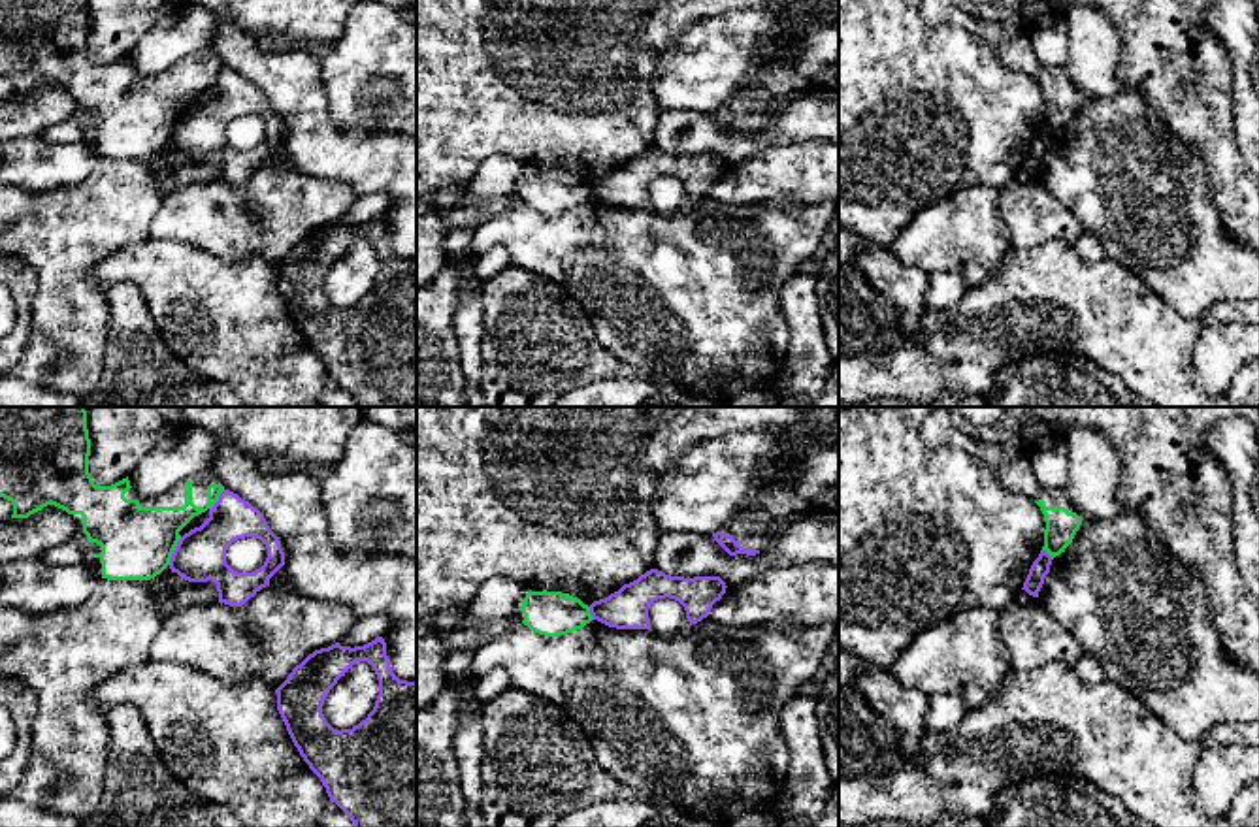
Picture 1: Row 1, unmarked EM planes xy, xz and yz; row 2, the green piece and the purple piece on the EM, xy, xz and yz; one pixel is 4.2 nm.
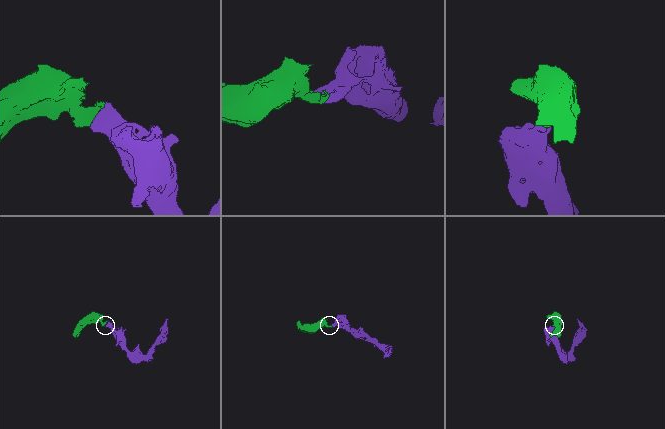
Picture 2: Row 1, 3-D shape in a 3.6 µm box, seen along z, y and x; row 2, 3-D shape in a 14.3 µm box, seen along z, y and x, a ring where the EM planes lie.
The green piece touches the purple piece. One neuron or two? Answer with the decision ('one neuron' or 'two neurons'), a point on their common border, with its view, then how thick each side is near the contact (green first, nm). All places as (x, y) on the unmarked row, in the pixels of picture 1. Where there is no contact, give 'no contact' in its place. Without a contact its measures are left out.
two neurons | xy (174, 127) | 300/220 nm

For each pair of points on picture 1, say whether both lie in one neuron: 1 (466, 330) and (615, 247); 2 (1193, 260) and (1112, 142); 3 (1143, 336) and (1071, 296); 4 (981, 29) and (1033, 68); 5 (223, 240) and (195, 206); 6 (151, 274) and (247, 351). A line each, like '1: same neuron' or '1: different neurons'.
1: different neurons
2: same neuron
3: same neuron
4: same neuron
5: same neuron
6: same neuron

